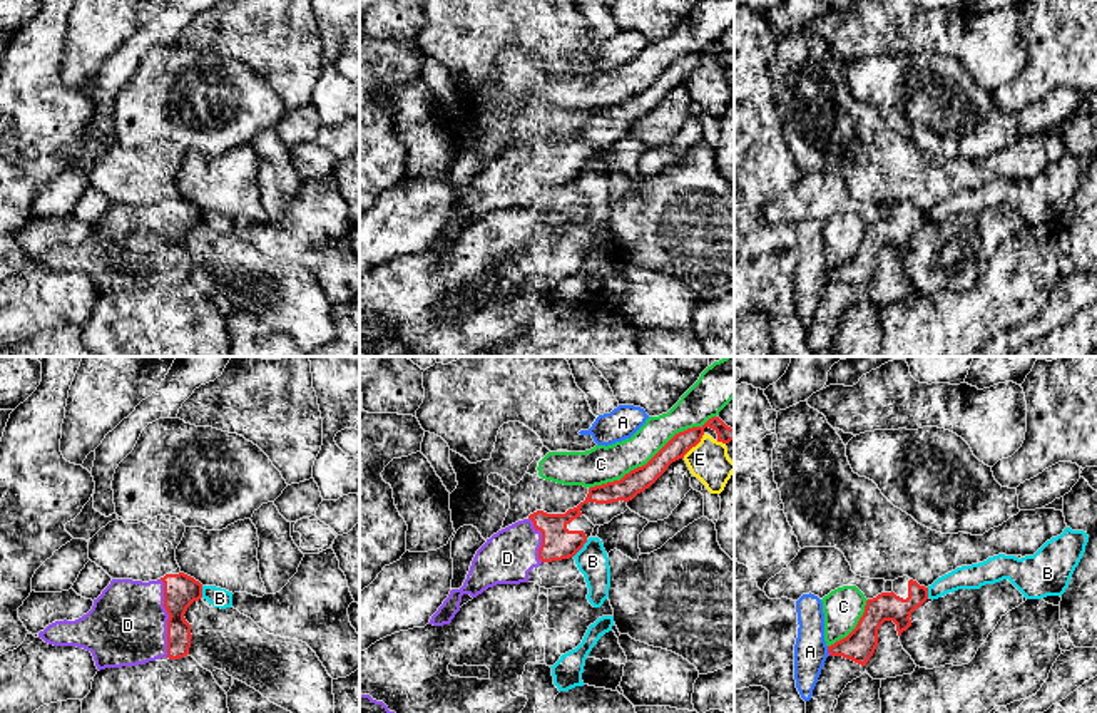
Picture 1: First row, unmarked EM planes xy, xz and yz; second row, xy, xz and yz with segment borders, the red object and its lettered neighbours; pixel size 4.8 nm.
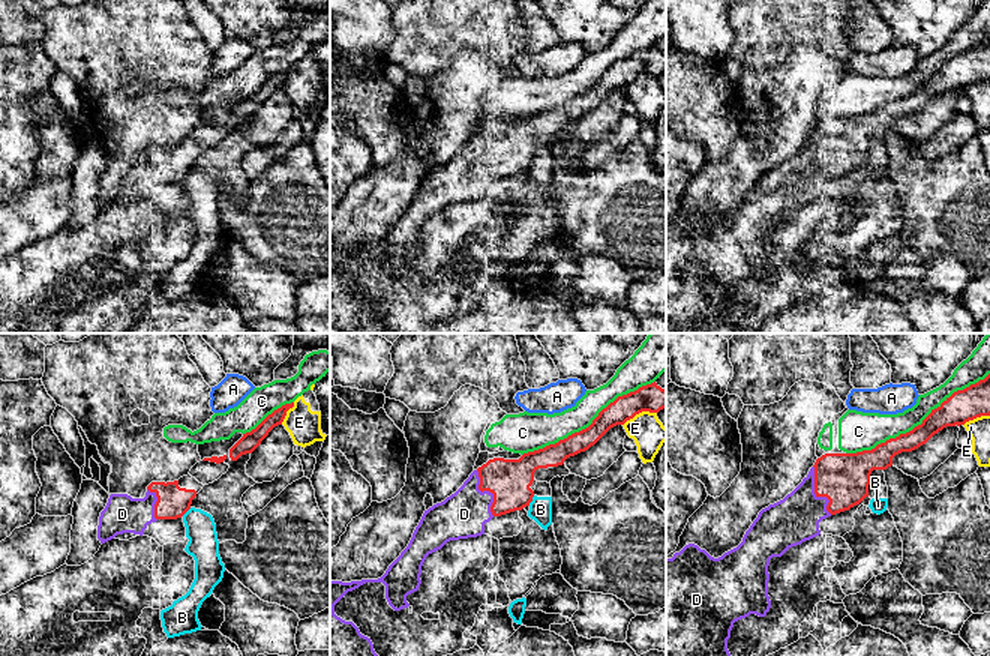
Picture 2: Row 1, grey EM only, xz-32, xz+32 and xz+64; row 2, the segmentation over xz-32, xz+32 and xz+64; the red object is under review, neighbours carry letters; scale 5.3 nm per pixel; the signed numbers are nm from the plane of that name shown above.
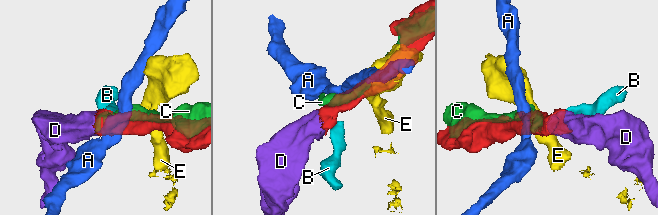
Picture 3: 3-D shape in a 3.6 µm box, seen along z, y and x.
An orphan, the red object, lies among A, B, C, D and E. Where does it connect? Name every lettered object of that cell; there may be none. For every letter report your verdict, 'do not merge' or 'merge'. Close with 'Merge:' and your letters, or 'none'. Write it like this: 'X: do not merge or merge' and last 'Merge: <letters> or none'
A: do not merge
B: do not merge
C: do not merge
D: merge
E: do not merge
Merge: D

